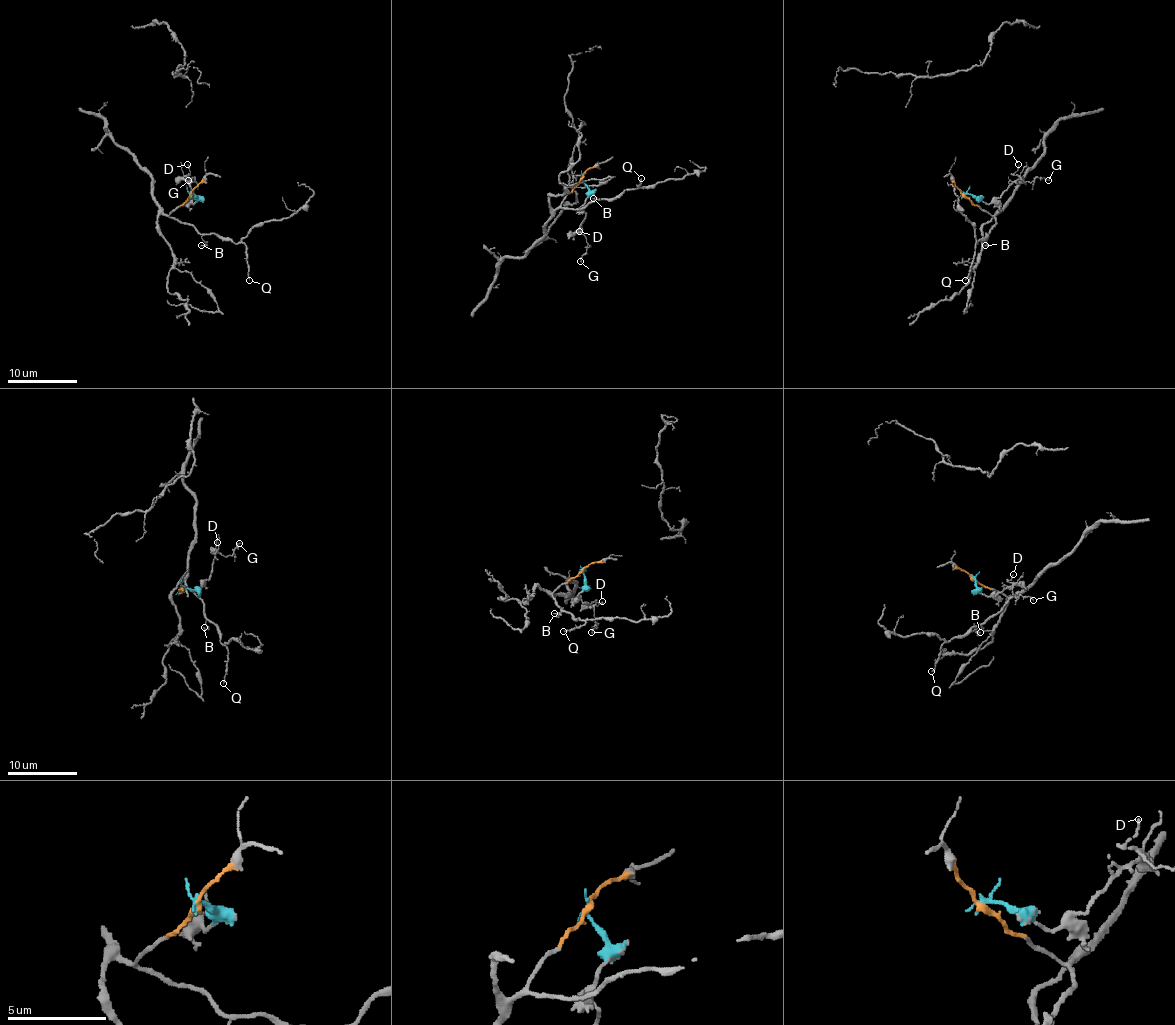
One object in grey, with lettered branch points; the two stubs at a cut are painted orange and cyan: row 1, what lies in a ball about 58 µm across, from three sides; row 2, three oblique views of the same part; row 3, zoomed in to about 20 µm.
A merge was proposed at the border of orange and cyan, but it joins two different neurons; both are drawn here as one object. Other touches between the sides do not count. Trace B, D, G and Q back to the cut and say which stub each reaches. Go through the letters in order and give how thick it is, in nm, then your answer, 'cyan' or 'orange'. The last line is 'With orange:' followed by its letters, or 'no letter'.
B: calibre 120 nm; orange
D: calibre 110 nm; cyan
G: calibre 110 nm; cyan
Q: calibre 110 nm; orange
With orange: B, Q

